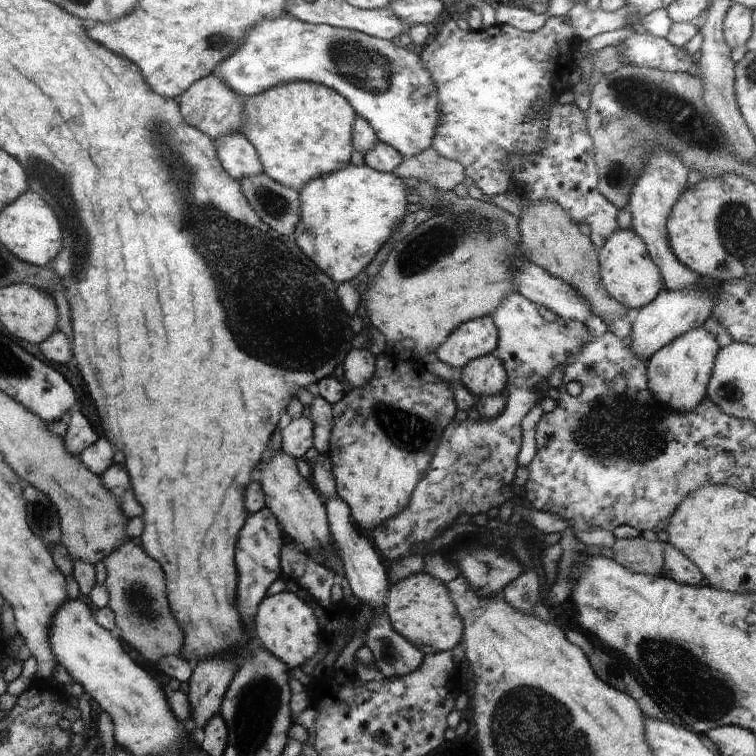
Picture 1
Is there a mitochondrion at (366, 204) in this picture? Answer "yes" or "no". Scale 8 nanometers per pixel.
no

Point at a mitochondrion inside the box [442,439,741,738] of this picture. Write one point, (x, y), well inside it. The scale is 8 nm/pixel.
(683, 683)

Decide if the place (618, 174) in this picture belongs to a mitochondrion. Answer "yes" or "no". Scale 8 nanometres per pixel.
yes

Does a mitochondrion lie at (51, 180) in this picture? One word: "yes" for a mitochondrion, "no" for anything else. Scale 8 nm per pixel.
yes

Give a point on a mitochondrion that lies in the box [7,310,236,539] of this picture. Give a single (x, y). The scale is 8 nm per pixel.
(42, 516)

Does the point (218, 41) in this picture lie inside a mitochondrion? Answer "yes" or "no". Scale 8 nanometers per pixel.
yes

